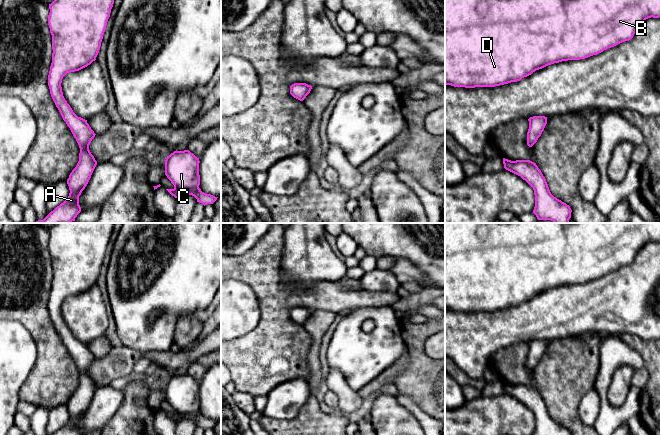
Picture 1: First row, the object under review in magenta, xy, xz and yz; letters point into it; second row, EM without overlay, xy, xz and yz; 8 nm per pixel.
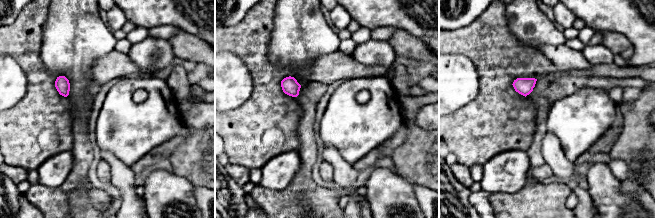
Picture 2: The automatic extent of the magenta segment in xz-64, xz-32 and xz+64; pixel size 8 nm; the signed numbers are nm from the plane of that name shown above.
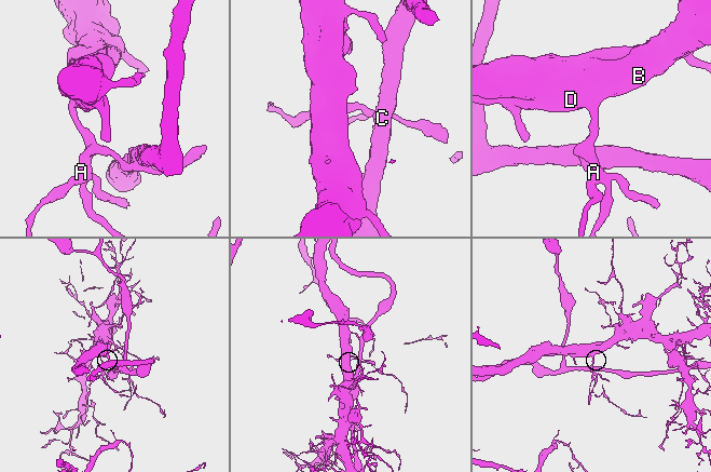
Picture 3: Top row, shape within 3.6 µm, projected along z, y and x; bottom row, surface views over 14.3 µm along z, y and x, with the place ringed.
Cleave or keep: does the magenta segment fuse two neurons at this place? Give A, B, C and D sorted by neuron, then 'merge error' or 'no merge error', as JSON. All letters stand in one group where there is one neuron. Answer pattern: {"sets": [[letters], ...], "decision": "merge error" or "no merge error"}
{"sets": [["A", "C"], ["B", "D"]], "decision": "merge error"}

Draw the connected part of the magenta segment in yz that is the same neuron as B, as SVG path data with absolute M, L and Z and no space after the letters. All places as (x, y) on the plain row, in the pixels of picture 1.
M445 223L445 308L475 312L495 311L517 306L548 289L585 283L629 265L640 249L651 241L660 241L660 223Z

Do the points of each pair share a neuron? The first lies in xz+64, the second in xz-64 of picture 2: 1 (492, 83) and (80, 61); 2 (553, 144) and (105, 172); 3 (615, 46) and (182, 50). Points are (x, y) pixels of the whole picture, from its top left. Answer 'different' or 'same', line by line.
1: different
2: different
3: same

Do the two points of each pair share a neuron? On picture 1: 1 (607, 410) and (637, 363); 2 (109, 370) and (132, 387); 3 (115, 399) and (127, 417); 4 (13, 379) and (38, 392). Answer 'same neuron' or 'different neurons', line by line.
1: same neuron
2: different neurons
3: different neurons
4: different neurons

